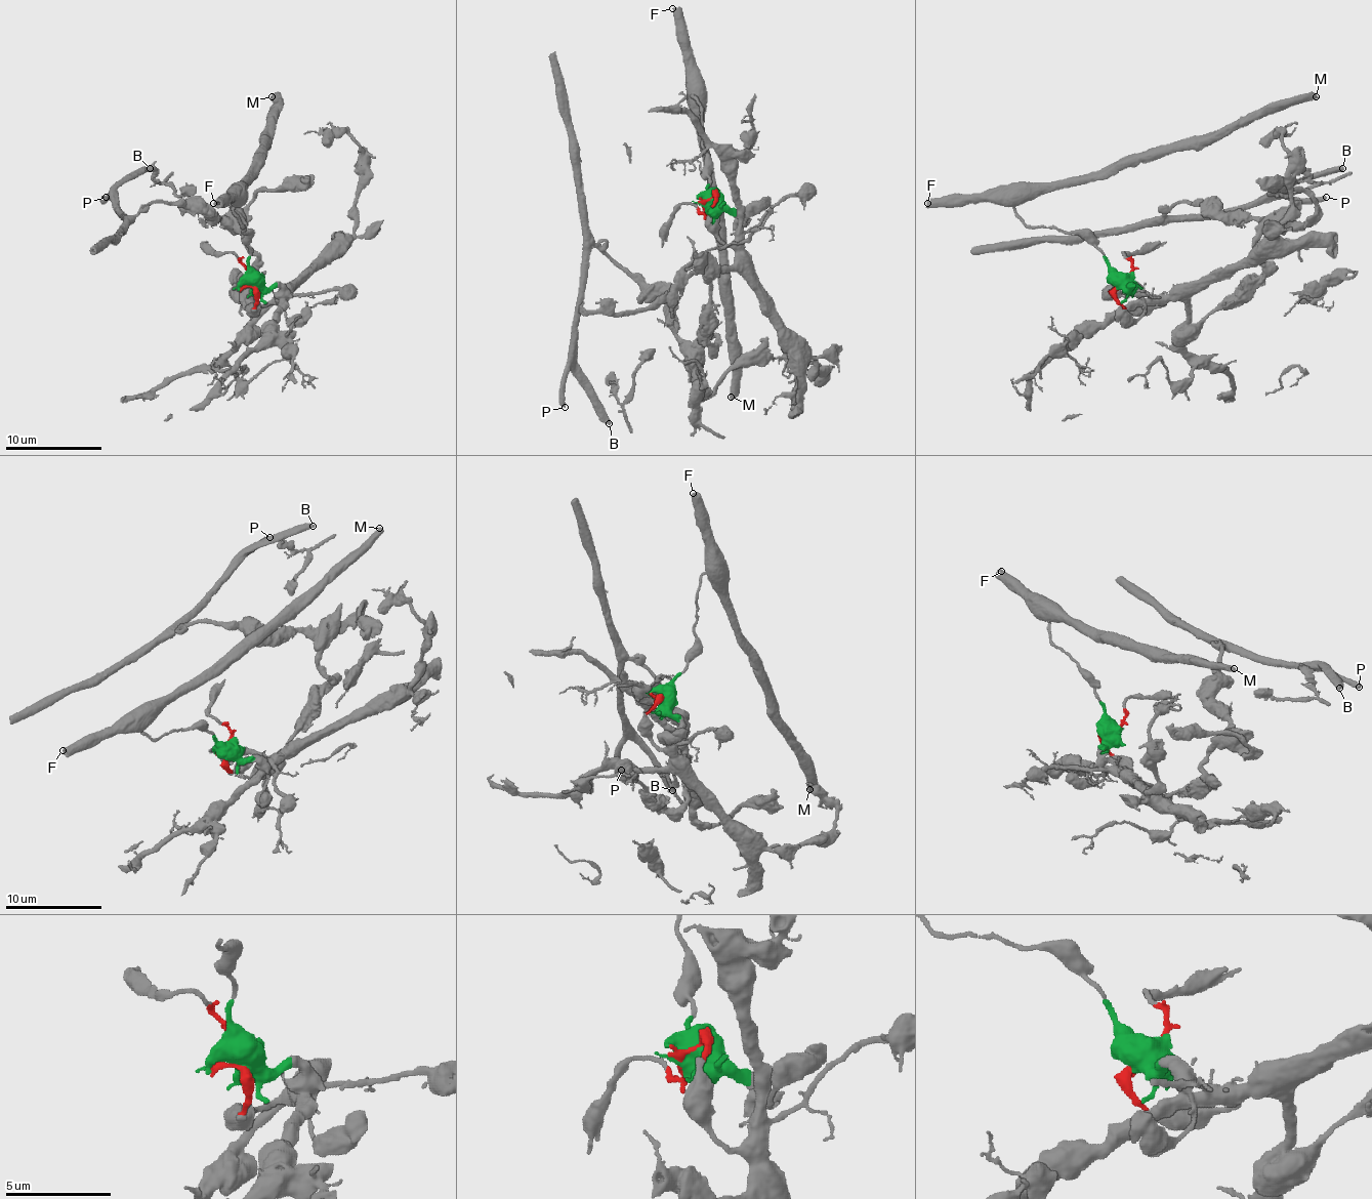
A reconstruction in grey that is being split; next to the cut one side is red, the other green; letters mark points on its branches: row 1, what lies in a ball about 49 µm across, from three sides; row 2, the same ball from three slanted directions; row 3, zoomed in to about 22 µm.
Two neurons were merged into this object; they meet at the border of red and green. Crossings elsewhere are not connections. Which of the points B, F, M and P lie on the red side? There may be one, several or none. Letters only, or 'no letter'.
B, P

